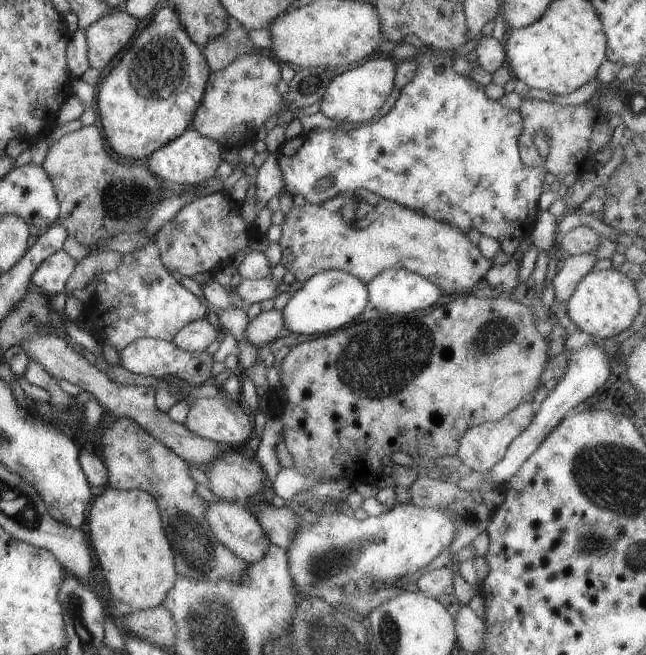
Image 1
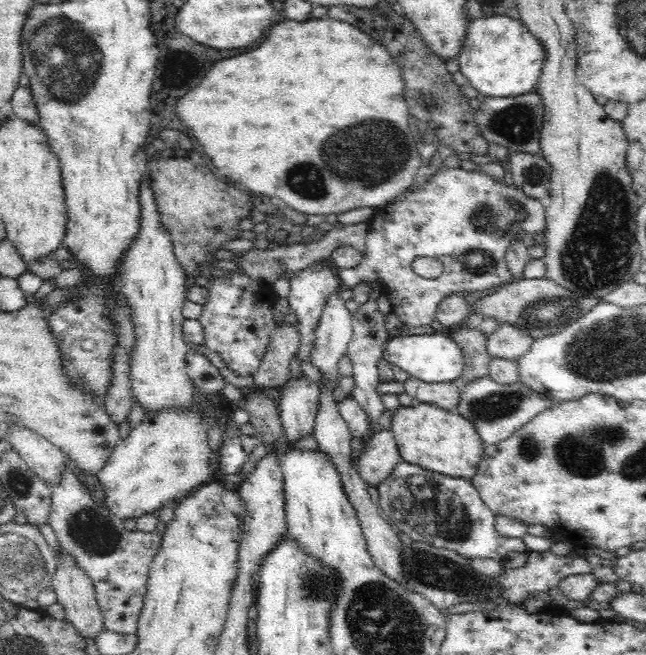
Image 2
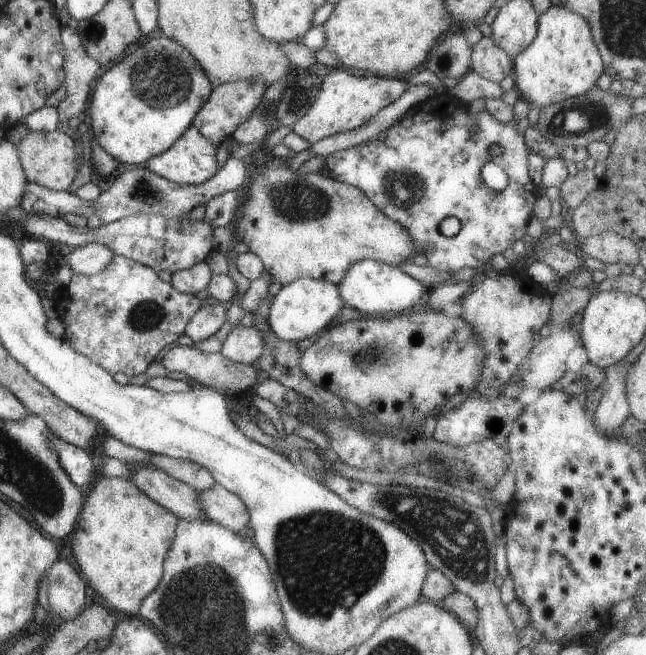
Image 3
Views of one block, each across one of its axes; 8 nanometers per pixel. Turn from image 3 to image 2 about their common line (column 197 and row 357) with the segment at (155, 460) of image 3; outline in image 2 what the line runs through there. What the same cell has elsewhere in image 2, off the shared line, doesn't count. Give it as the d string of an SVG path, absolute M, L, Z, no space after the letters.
M462 326L449 337L462 349L466 359L465 369L459 376L464 384L468 385L473 382L472 380L489 376L490 356L486 348L488 336L478 328Z

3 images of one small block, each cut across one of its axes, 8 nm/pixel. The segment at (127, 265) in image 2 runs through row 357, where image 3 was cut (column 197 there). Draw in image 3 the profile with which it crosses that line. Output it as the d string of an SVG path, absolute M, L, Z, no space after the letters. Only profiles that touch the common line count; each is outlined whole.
M192 125L168 150L147 160L147 168L150 172L176 184L198 186L210 180L219 171L217 150L217 145L208 142L208 139Z

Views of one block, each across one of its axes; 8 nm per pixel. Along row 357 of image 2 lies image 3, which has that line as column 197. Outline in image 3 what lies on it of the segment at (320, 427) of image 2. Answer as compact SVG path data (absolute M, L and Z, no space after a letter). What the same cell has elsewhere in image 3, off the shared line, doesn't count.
M216 303L201 306L186 325L185 334L193 342L202 342L216 334L226 322L227 305Z

